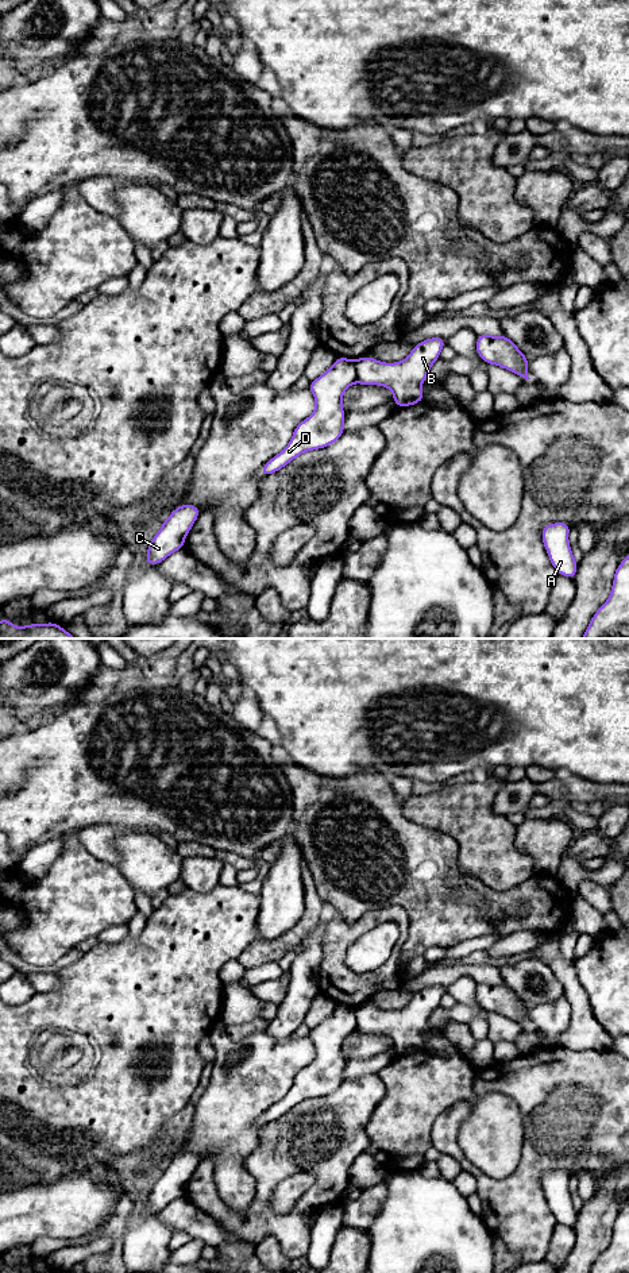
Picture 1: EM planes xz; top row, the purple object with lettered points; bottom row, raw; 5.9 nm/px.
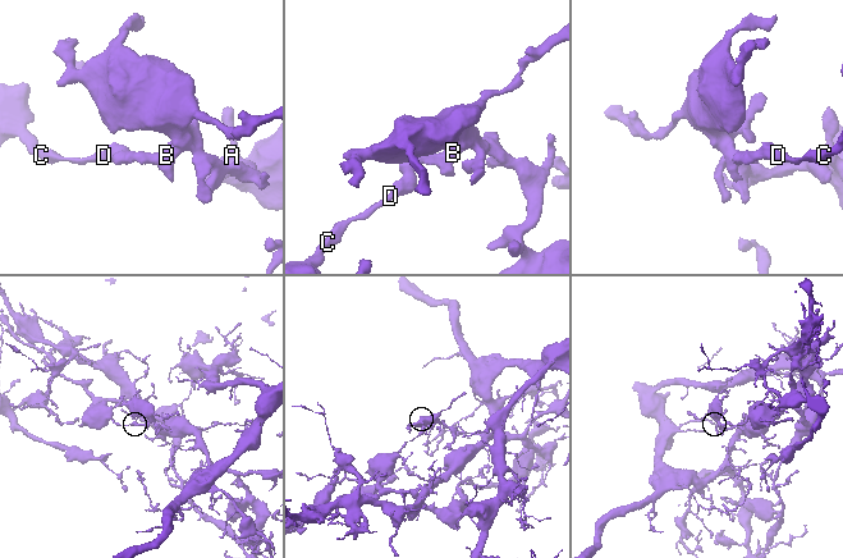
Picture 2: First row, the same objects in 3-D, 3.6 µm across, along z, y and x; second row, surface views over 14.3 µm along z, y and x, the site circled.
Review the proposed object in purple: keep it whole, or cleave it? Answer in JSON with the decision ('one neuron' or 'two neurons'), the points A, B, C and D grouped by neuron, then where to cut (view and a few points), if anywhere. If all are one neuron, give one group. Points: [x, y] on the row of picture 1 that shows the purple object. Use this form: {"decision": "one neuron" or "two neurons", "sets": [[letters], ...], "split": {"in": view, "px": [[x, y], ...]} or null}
{"decision": "two neurons", "sets": [["A", "B"], ["C", "D"]], "split": {"in": "xz", "px": [[354, 361], [357, 381]]}}

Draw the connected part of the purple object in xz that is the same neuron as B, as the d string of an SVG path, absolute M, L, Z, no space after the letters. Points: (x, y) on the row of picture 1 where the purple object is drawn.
M445 337L425 339L413 347L406 359L395 363L379 362L367 355L359 358L355 360L356 382L389 387L398 408L418 404L425 397L421 383L445 344Z

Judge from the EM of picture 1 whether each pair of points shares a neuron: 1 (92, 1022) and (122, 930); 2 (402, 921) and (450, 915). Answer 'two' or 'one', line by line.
1: two
2: two

